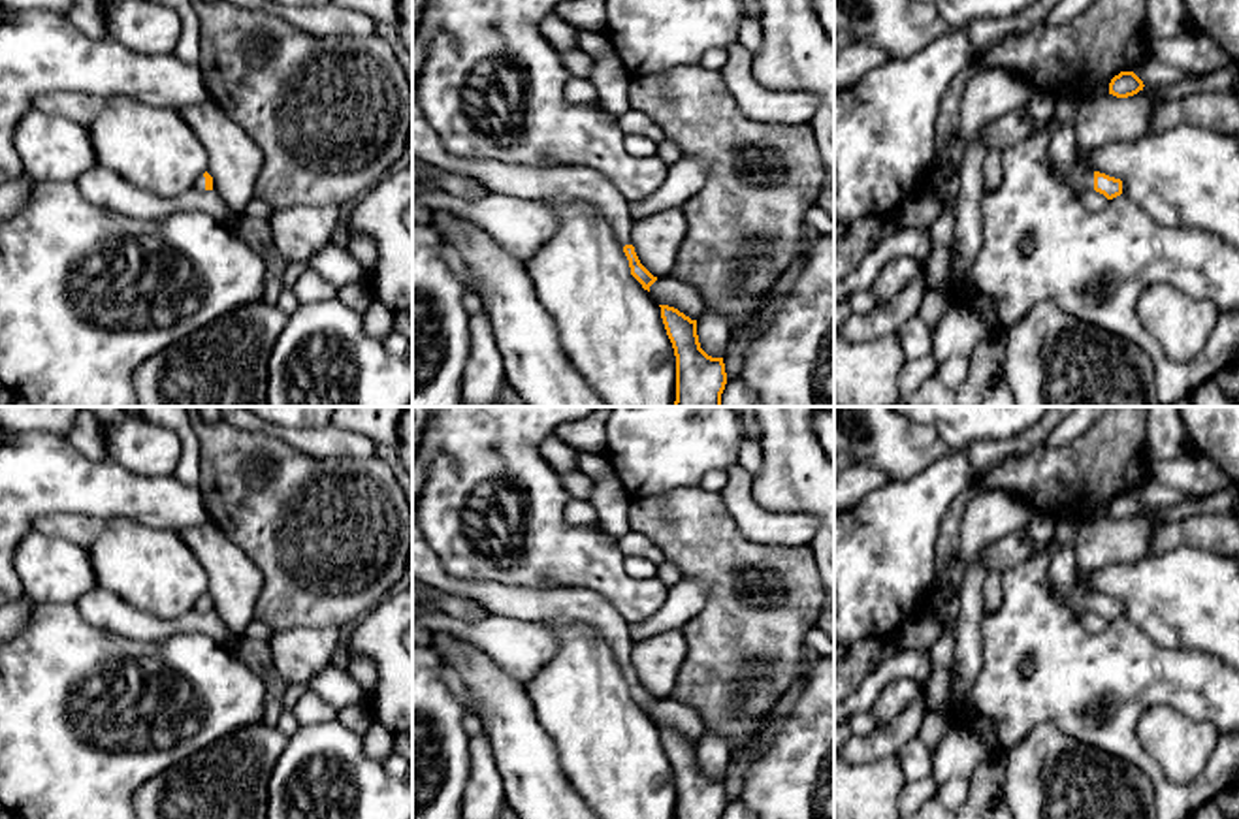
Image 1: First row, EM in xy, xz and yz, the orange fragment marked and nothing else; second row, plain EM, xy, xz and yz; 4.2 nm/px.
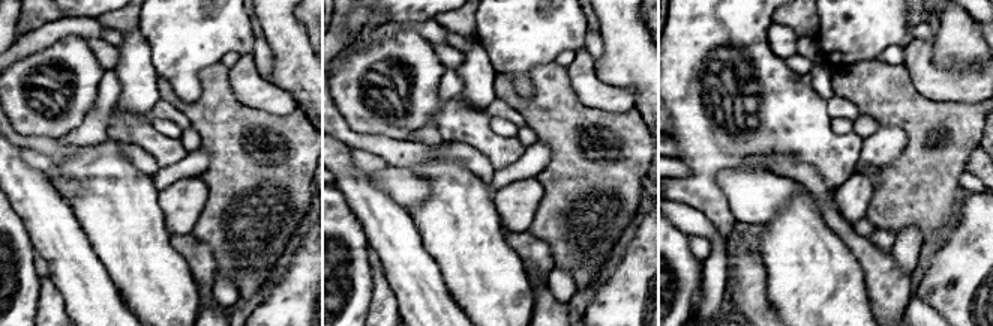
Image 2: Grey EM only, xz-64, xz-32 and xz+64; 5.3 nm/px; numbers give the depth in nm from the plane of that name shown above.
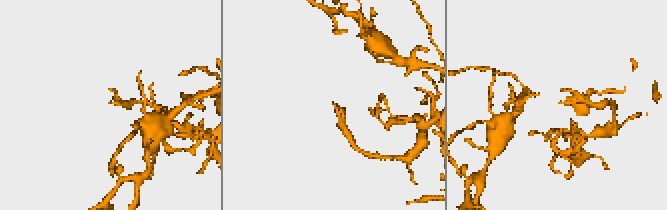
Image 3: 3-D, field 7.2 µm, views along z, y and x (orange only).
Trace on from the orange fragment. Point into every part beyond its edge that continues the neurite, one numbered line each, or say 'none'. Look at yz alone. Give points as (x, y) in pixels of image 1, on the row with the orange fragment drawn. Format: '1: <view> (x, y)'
1: yz (1079, 181)

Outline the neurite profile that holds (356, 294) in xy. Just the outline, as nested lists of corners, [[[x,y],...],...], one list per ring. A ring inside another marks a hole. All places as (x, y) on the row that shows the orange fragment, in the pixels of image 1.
[[[354,281],[337,290],[337,299],[363,314],[373,297],[365,281]]]

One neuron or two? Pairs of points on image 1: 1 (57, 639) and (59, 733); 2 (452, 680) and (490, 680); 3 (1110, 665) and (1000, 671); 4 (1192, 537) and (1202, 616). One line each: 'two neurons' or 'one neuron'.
1: one neuron
2: two neurons
3: one neuron
4: two neurons

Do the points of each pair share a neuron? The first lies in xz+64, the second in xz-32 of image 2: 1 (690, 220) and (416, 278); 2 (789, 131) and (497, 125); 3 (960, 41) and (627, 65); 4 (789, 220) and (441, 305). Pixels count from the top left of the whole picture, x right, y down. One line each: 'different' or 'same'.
1: different
2: different
3: same
4: different

